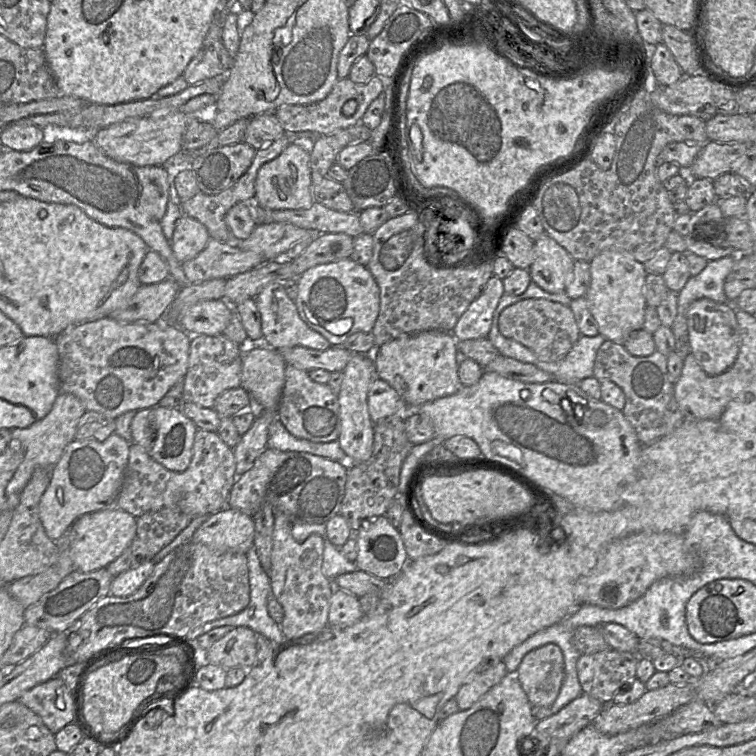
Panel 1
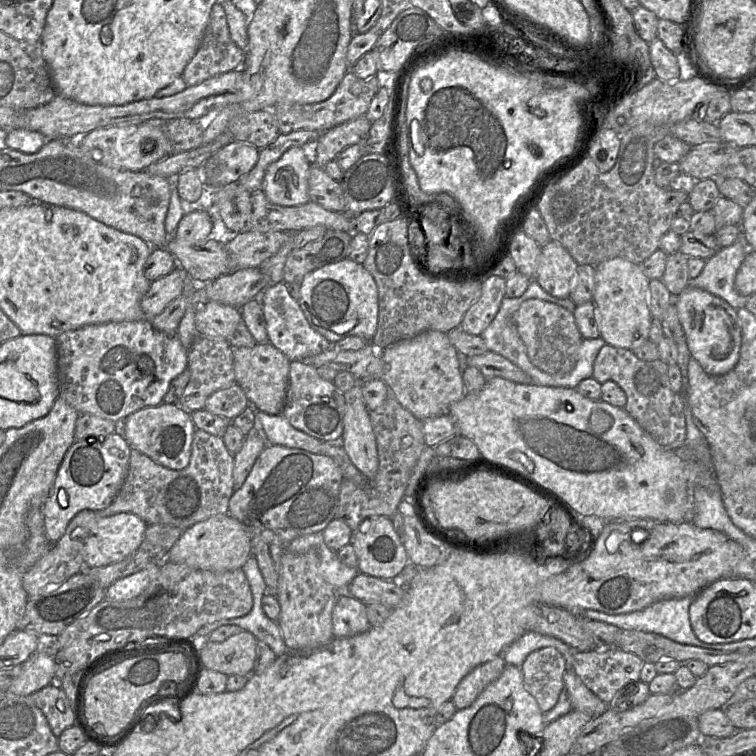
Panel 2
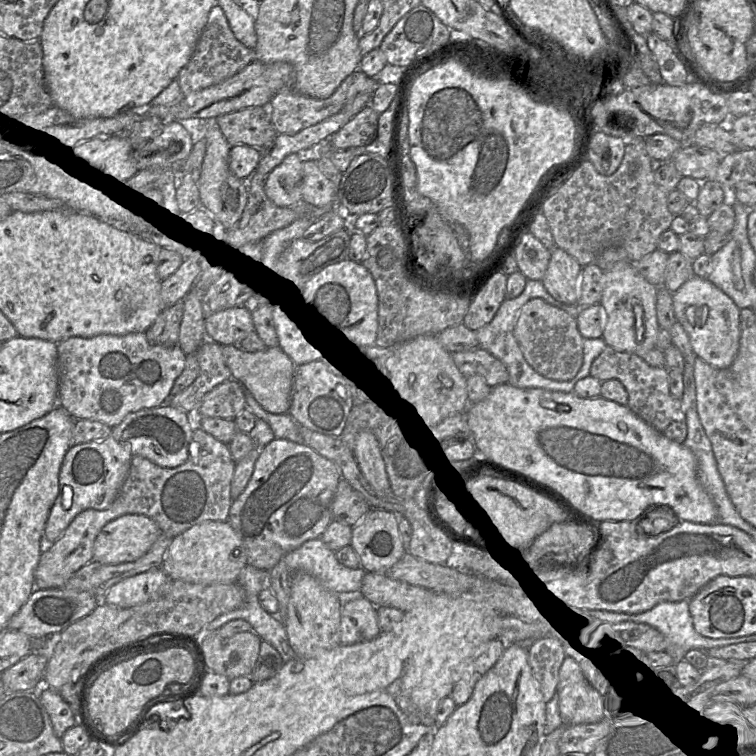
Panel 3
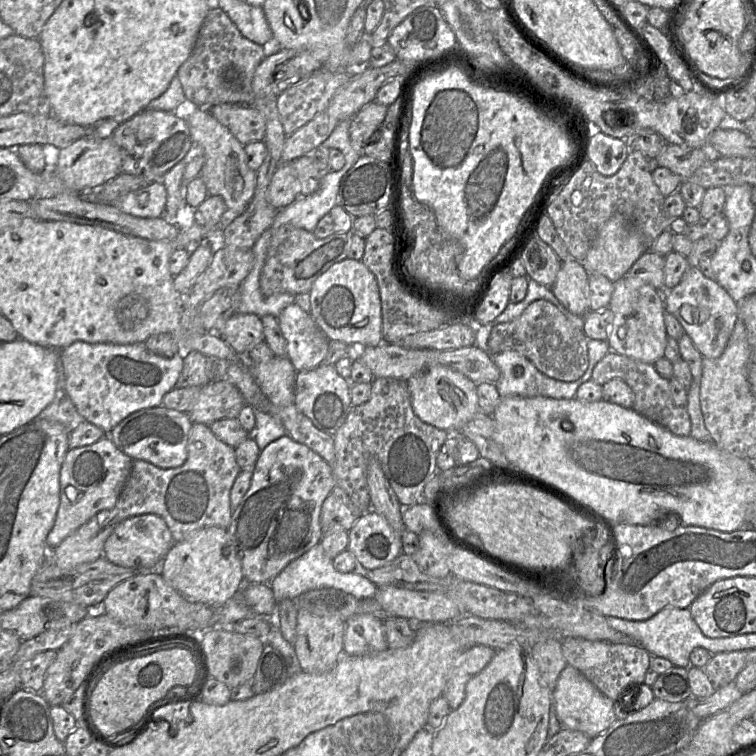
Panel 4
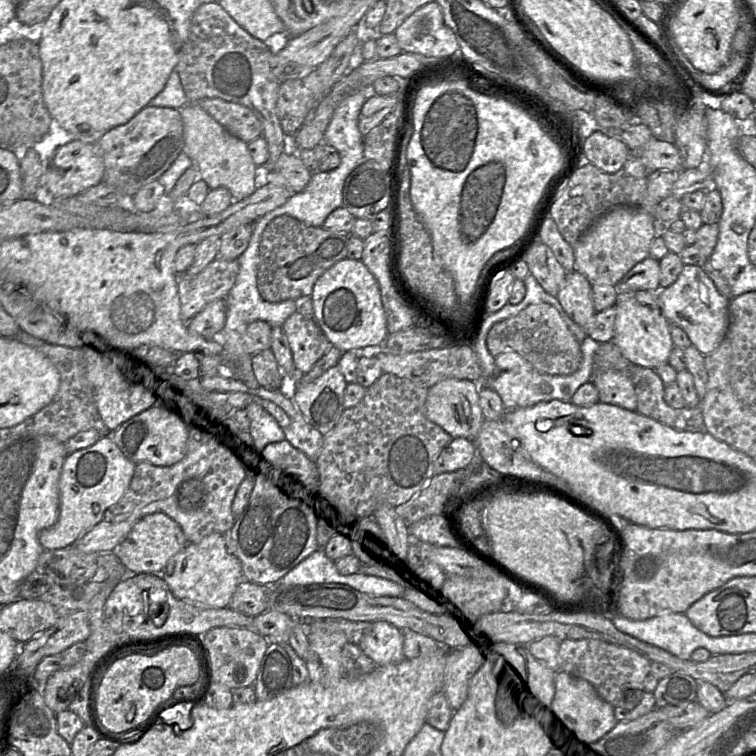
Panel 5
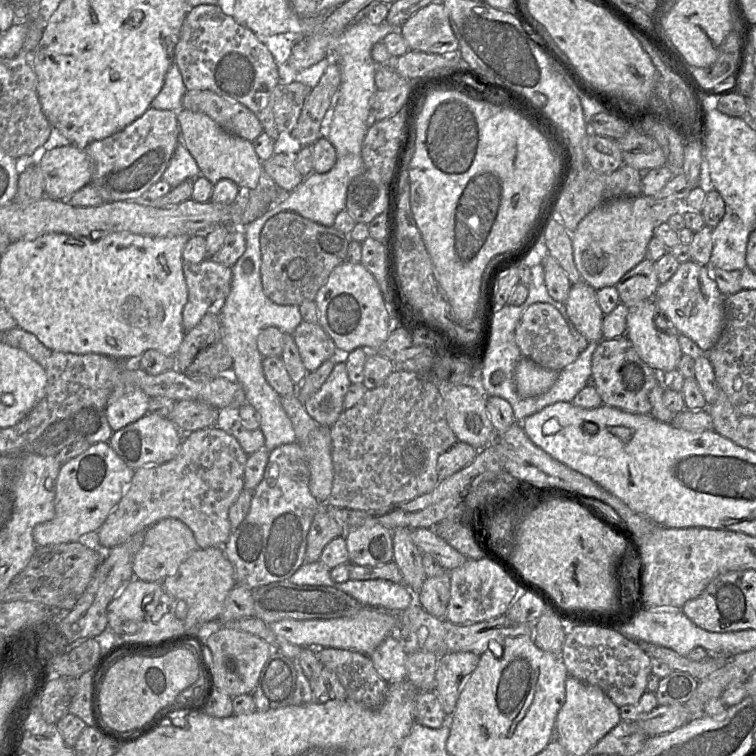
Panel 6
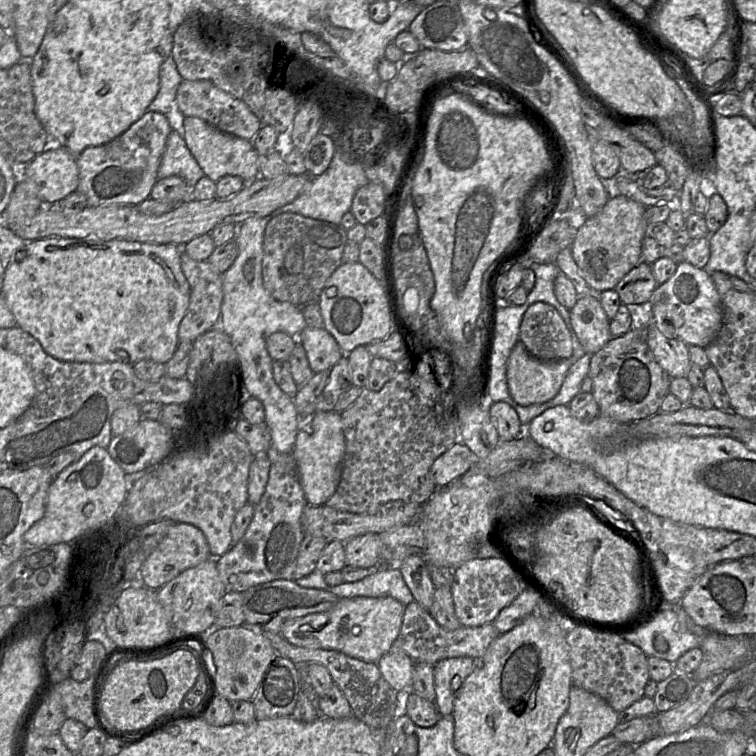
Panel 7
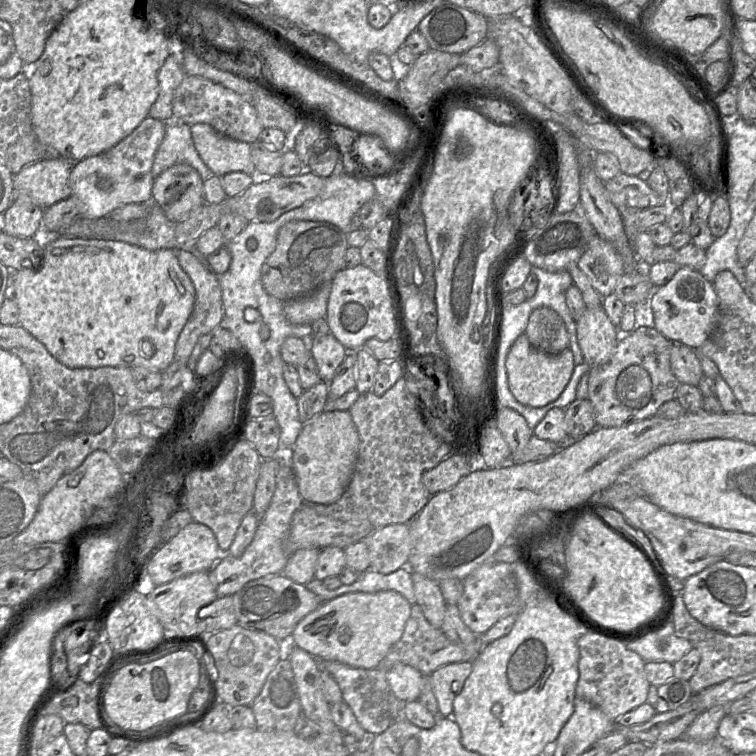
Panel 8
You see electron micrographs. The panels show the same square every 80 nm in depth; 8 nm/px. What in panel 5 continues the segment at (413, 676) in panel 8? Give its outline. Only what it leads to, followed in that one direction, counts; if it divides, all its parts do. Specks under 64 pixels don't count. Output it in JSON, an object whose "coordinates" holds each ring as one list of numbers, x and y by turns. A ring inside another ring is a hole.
{"coordinates":[[384,621,370,623,357,645,377,667,396,664,405,659,402,632]]}

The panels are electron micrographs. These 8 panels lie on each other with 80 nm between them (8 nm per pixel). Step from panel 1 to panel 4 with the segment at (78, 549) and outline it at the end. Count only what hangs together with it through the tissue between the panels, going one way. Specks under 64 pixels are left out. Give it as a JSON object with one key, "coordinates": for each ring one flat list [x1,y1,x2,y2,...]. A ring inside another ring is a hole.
{"coordinates":[[141,514,116,525,104,544,103,557,119,566,150,570,163,561,174,543,171,531,161,516]]}

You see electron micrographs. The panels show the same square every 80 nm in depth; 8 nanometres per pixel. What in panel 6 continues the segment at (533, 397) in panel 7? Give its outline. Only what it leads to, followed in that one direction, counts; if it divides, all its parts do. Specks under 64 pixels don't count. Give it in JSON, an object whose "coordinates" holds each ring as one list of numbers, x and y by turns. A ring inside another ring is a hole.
{"coordinates":[[523,356,514,369,517,393,522,398,546,393,556,382,558,376,559,371,544,368]]}

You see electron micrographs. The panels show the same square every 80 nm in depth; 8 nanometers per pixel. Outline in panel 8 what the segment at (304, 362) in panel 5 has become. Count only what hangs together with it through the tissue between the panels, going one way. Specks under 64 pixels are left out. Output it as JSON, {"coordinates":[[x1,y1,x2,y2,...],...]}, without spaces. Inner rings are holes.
{"coordinates":[[332,333,312,336,309,347,322,381,329,384,346,356,346,348]]}

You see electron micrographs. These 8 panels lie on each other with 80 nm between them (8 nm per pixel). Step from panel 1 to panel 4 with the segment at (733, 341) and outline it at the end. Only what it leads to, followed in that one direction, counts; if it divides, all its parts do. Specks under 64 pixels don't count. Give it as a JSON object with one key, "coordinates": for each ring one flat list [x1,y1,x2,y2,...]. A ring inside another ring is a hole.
{"coordinates":[[690,265,673,289,663,292,664,309,679,321,703,358,716,359,722,355,738,319,737,303,716,280,703,275]]}

